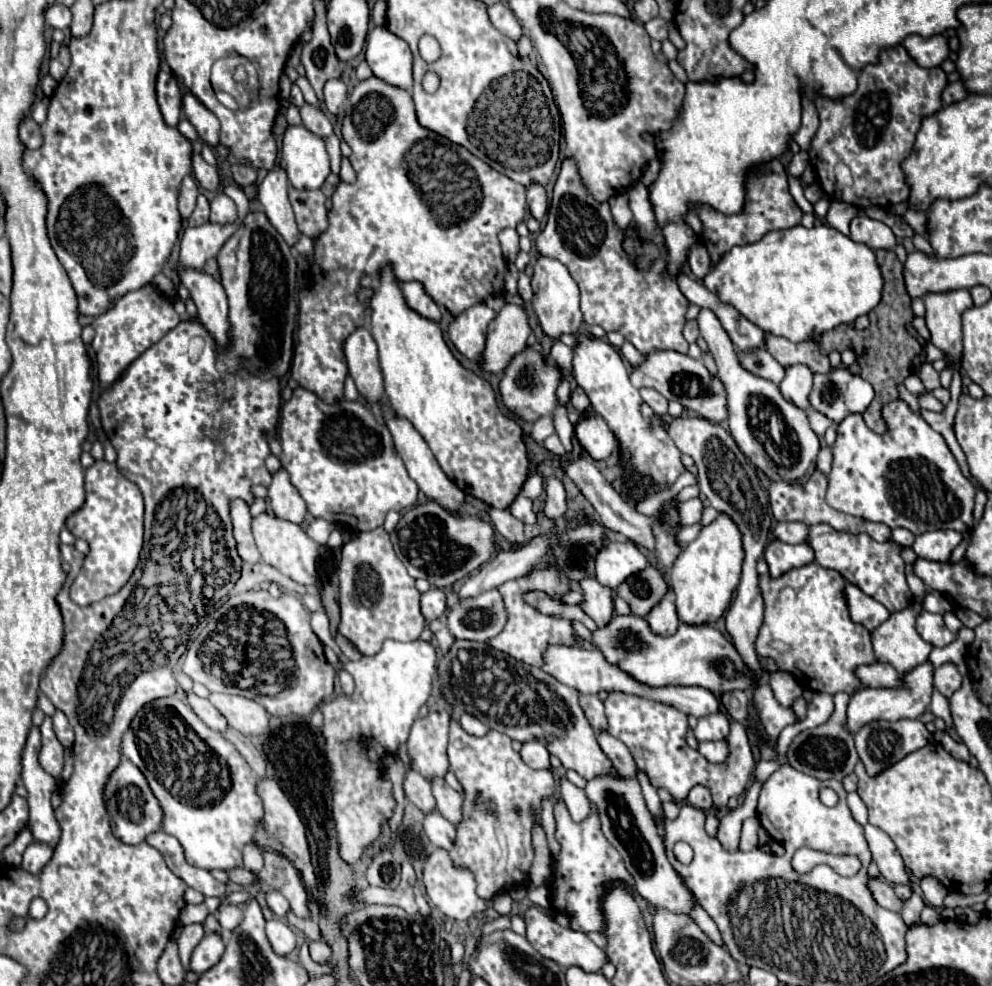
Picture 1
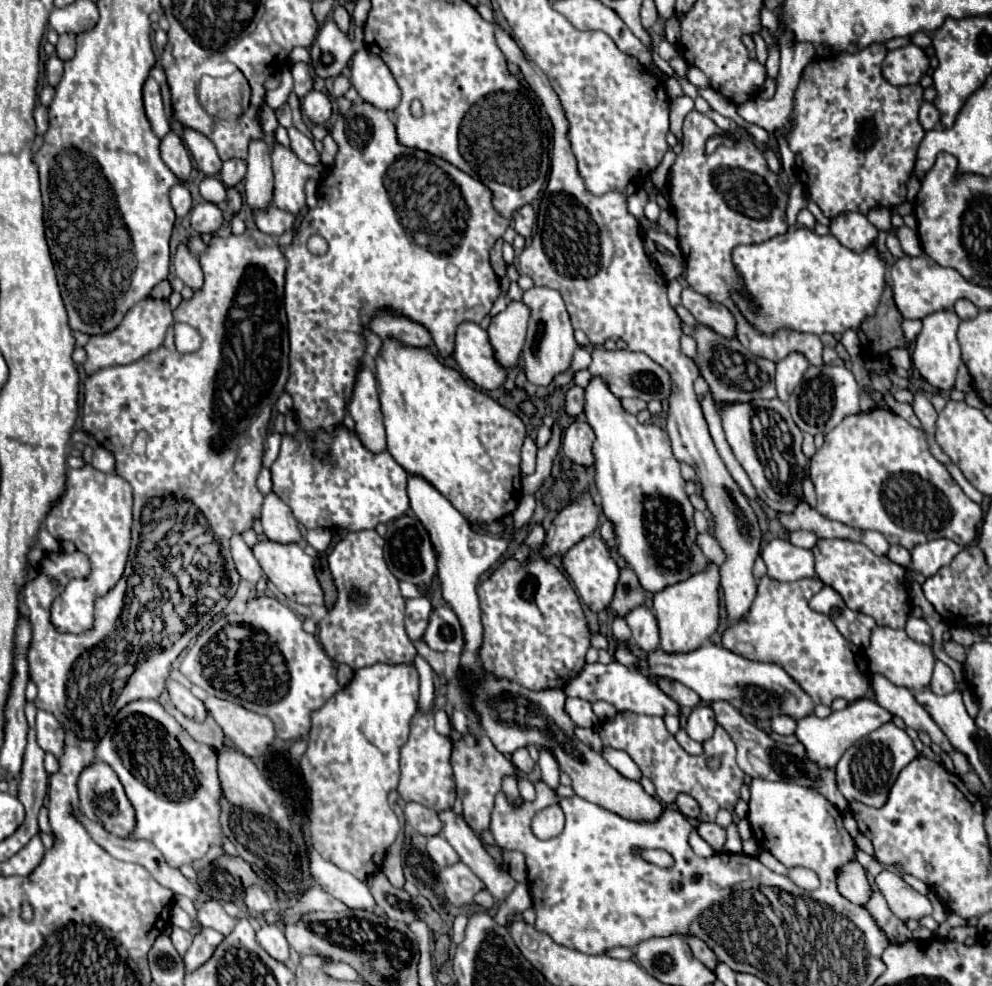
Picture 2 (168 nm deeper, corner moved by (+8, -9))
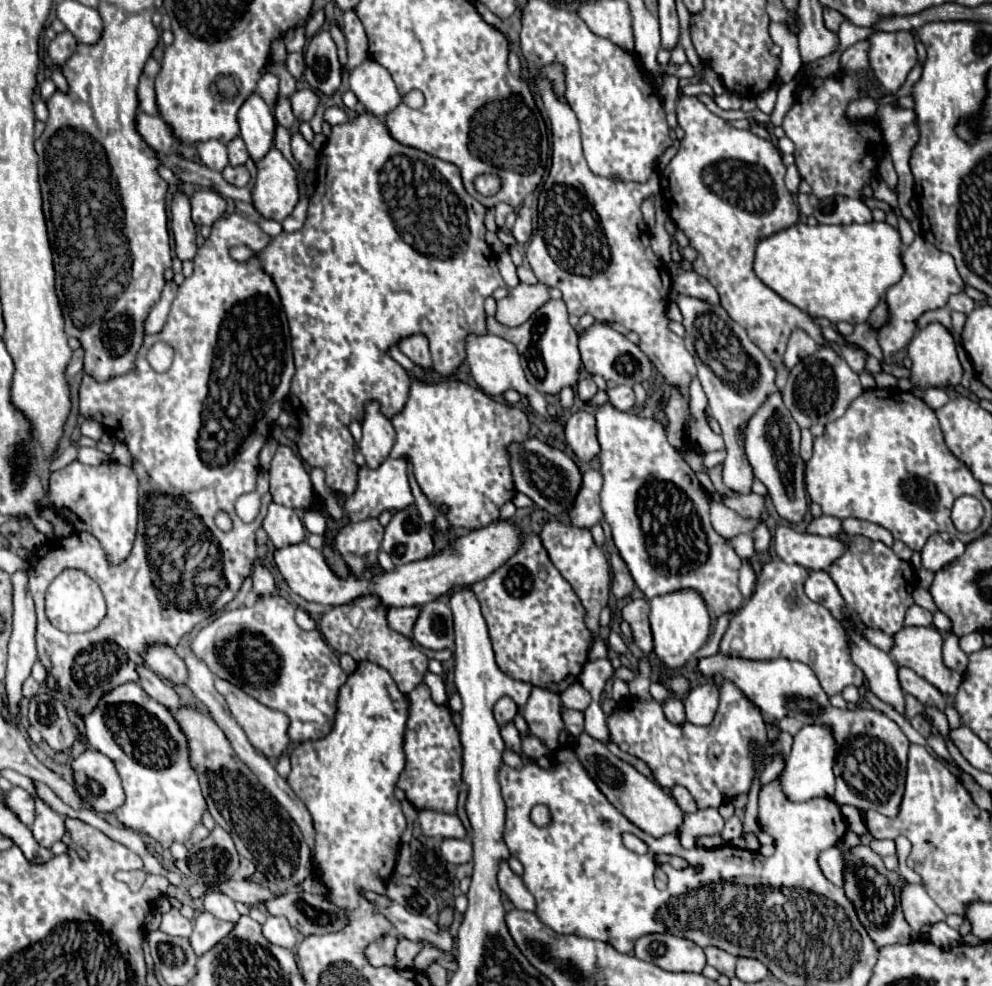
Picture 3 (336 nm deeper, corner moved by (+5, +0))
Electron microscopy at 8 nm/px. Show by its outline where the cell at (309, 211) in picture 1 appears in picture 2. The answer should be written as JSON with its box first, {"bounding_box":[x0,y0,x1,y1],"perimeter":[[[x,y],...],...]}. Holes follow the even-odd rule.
{"bounding_box":[252,206,296,236],"perimeter":[[[268,206],[266,210],[254,210],[252,216],[258,230],[272,236],[280,236],[286,228],[292,228],[296,218],[296,216],[290,216],[288,212],[278,212],[278,208],[274,206]]]}

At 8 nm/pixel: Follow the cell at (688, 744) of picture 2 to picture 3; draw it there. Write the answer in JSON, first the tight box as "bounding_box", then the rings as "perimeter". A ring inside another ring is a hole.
{"bounding_box":[663,699,685,723],"perimeter":[[[671,699],[667,703],[663,703],[663,713],[671,723],[685,723],[685,707],[679,699]]]}

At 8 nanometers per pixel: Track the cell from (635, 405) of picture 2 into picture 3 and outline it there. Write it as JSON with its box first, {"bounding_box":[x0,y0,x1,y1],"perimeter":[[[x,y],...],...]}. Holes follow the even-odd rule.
{"bounding_box":[607,385,635,411],"perimeter":[[[617,385],[615,389],[607,389],[609,401],[621,409],[621,411],[631,411],[635,407],[635,393],[629,385]]]}

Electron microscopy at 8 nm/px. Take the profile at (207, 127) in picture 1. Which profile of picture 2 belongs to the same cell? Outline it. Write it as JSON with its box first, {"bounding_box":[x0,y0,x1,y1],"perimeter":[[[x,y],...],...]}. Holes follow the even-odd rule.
{"bounding_box":[184,128,222,176],"perimeter":[[[186,128],[184,130],[184,144],[190,150],[190,154],[196,162],[196,168],[200,172],[204,172],[206,176],[216,176],[220,172],[222,160],[218,156],[214,144],[210,144],[210,140],[206,140],[206,136]]]}

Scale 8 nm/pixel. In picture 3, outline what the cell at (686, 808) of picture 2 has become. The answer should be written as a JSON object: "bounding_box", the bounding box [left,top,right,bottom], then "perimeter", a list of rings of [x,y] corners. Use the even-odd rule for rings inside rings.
{"bounding_box":[671,785,697,813],"perimeter":[[[681,785],[673,787],[673,789],[671,789],[671,795],[673,795],[673,799],[677,801],[677,805],[679,805],[685,813],[693,813],[693,811],[697,811],[695,799],[691,797],[691,793],[689,793],[685,787],[681,787]]]}

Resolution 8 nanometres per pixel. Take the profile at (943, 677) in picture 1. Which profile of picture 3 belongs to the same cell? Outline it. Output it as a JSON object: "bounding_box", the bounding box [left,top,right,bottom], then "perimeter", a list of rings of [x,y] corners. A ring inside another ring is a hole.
{"bounding_box":[943,633,967,671],"perimeter":[[[949,633],[945,637],[945,643],[943,643],[943,663],[945,667],[953,669],[953,671],[965,671],[967,667],[967,655],[961,651],[959,647],[959,637]]]}

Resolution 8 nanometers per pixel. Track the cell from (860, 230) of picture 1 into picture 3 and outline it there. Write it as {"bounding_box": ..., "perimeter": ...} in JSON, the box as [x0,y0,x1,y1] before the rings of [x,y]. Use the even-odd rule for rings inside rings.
{"bounding_box":[813,195,871,225],"perimeter":[[[835,195],[829,199],[821,199],[813,217],[819,223],[835,223],[835,225],[851,225],[851,223],[871,223],[871,209],[861,199],[851,199],[843,195]]]}

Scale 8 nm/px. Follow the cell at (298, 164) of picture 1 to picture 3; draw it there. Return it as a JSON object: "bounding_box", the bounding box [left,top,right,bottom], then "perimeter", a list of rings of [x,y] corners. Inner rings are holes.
{"bounding_box":[253,149,299,221],"perimeter":[[[271,149],[257,165],[257,183],[253,187],[255,209],[275,221],[283,221],[299,203],[299,179],[293,165],[279,149]]]}

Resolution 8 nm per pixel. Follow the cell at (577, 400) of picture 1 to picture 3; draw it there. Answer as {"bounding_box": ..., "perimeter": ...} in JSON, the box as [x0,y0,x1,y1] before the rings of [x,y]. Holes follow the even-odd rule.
{"bounding_box":[577,379,597,401],"perimeter":[[[581,379],[577,383],[577,395],[581,401],[589,401],[595,393],[597,393],[597,385],[593,383],[593,379]]]}

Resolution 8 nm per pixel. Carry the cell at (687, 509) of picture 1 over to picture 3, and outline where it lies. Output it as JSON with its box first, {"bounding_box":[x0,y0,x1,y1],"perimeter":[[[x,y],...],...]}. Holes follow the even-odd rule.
{"bounding_box":[711,501,757,539],"perimeter":[[[711,501],[711,525],[721,537],[731,539],[739,533],[749,533],[751,529],[755,529],[757,521],[743,519],[735,511],[731,511],[729,507]]]}

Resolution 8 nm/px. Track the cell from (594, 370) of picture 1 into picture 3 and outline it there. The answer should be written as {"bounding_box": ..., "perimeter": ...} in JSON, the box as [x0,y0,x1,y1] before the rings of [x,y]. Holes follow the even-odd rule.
{"bounding_box":[595,401,743,617],"perimeter":[[[609,401],[597,407],[595,417],[603,475],[601,509],[605,513],[605,521],[611,525],[613,541],[635,579],[635,585],[645,593],[647,599],[693,587],[703,595],[711,617],[721,617],[727,611],[739,609],[743,605],[743,595],[737,585],[741,559],[711,527],[709,497],[699,483],[693,483],[693,469],[667,441],[663,423],[657,419],[643,419],[633,411],[617,411],[617,407],[613,407]]]}

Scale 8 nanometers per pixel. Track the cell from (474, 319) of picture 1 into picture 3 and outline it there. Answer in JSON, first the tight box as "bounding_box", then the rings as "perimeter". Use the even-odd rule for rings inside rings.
{"bounding_box":[465,333,547,415],"perimeter":[[[483,333],[483,335],[467,335],[465,339],[465,349],[467,349],[467,363],[469,363],[469,369],[471,369],[471,375],[473,379],[477,381],[477,385],[491,397],[497,397],[501,393],[505,393],[507,389],[515,389],[519,391],[521,395],[525,395],[529,399],[529,405],[535,413],[539,415],[545,415],[547,411],[547,401],[545,397],[527,383],[525,379],[525,373],[521,369],[521,361],[519,361],[519,353],[517,349],[513,347],[513,343],[509,343],[507,339],[501,339],[499,335],[493,335],[493,333]]]}

